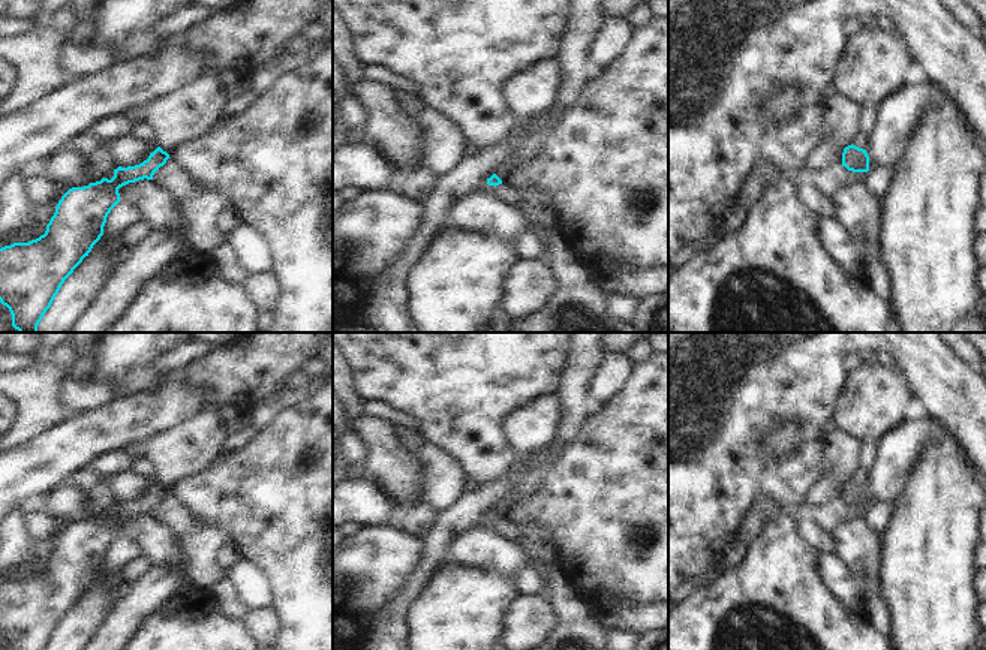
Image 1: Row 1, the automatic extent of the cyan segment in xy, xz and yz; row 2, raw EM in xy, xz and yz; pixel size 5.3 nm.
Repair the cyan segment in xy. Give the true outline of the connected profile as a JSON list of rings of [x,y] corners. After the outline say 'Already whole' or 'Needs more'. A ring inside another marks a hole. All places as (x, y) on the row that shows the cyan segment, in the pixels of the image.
[[[157,147],[142,163],[114,169],[111,180],[69,189],[43,235],[0,249],[0,303],[9,309],[15,329],[37,332],[64,280],[103,235],[106,217],[120,202],[118,189],[153,180],[168,159]]]. Already whole.

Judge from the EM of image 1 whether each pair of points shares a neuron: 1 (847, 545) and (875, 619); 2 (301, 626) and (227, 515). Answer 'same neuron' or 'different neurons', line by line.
1: same neuron
2: same neuron

